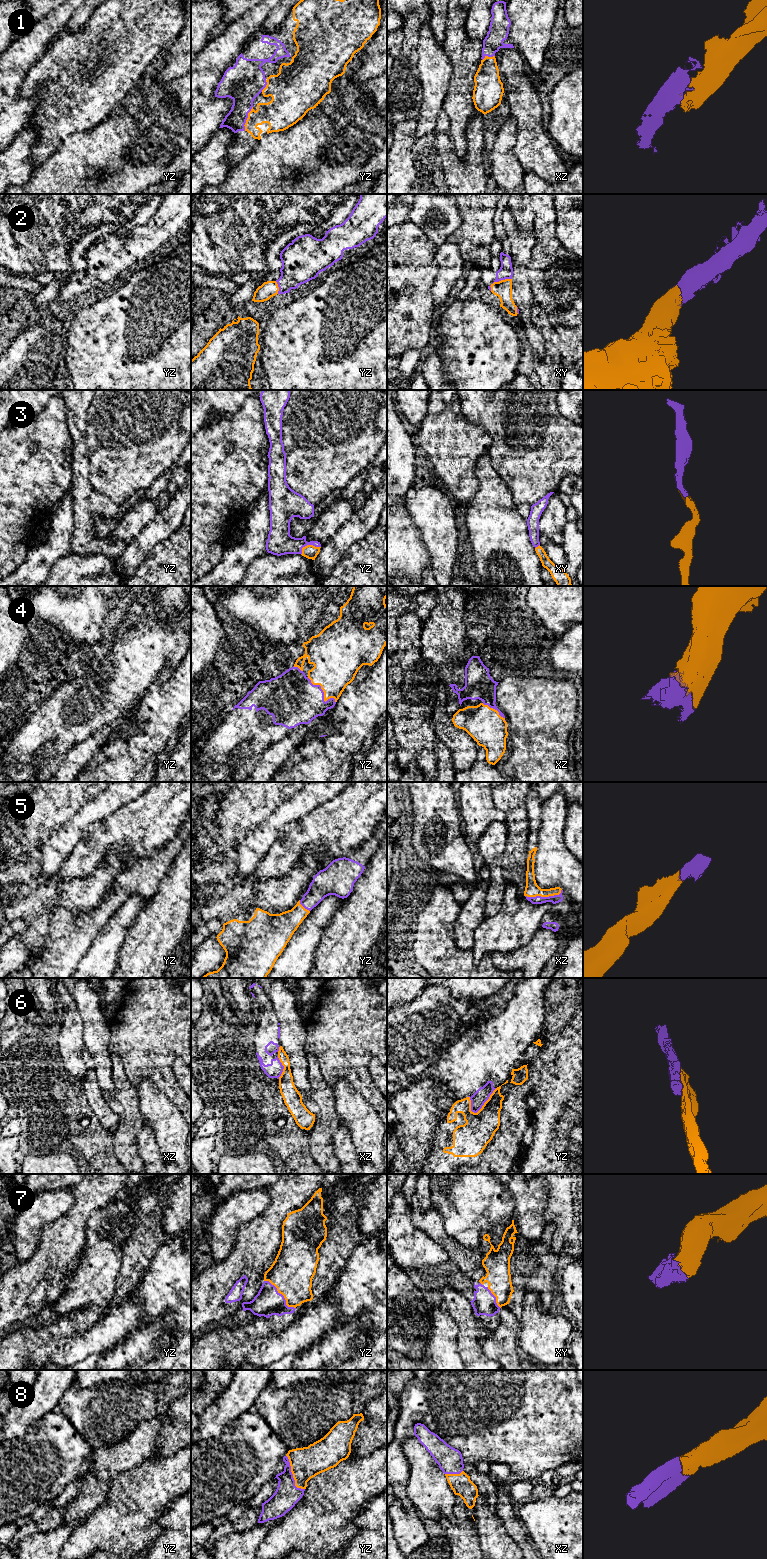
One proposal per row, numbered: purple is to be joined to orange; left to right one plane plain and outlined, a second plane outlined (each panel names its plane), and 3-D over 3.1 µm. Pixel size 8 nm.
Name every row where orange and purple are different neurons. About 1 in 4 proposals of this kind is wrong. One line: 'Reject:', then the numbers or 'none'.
Reject: 6

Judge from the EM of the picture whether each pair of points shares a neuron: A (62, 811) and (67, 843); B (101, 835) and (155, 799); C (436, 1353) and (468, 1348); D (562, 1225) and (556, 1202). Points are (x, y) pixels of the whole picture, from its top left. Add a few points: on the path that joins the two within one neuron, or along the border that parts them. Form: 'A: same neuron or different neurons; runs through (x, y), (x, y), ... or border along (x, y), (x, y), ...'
A: different neurons; border along (80, 805), (79, 809), (47, 838)
B: same neuron; runs through (114, 830), (128, 826), (142, 812)
C: different neurons; border along (457, 1326), (457, 1352), (462, 1359)
D: same neuron; runs through (562, 1219), (562, 1208)

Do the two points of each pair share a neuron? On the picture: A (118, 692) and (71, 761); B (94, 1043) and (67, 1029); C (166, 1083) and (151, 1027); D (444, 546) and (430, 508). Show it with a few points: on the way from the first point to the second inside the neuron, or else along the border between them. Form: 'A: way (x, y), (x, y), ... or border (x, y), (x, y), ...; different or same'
A: border (108, 723), (104, 723), (68, 749); different
B: border (82, 1039), (85, 1045); different
C: way (159, 1069), (151, 1059), (151, 1041); same
D: way (441, 537), (434, 517); same

